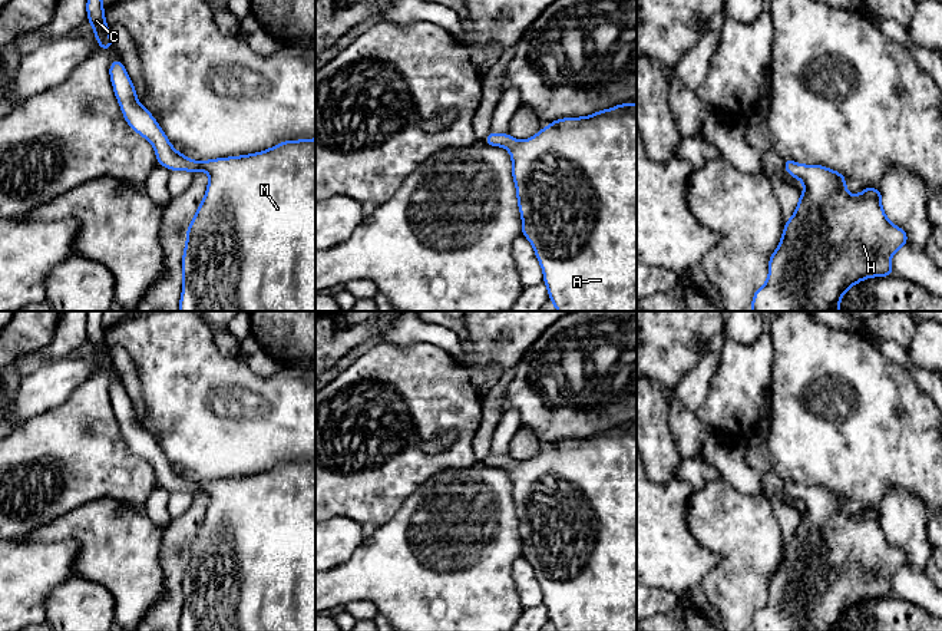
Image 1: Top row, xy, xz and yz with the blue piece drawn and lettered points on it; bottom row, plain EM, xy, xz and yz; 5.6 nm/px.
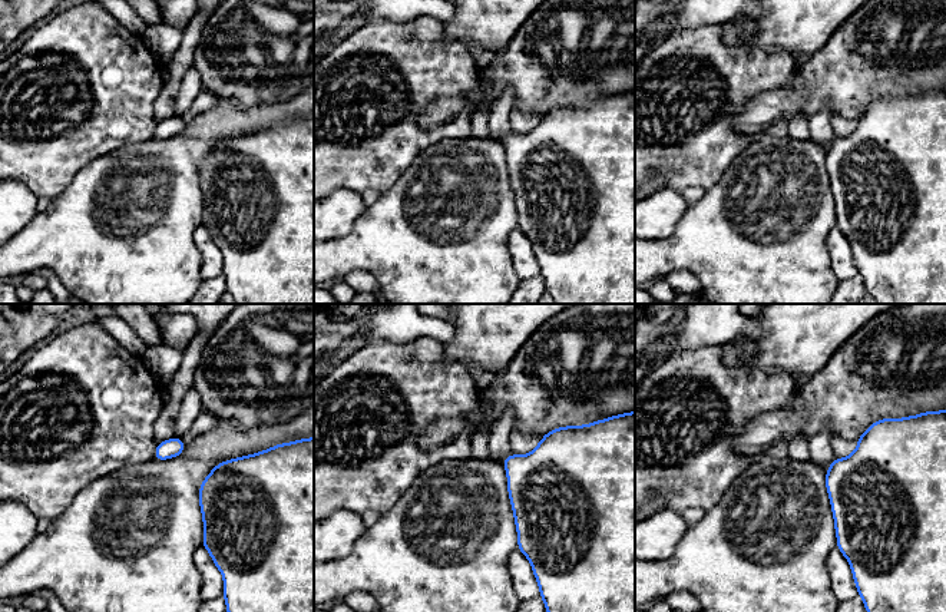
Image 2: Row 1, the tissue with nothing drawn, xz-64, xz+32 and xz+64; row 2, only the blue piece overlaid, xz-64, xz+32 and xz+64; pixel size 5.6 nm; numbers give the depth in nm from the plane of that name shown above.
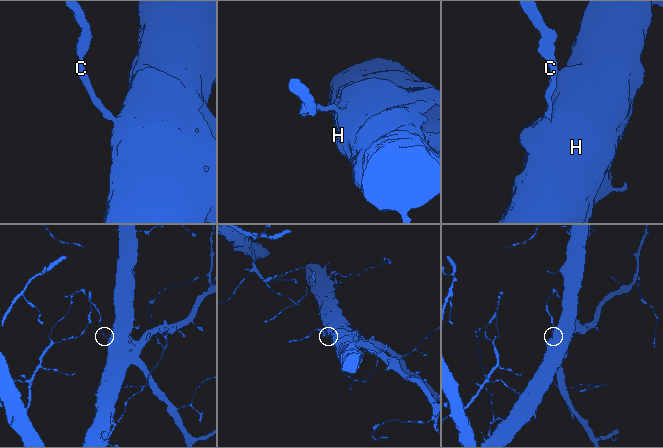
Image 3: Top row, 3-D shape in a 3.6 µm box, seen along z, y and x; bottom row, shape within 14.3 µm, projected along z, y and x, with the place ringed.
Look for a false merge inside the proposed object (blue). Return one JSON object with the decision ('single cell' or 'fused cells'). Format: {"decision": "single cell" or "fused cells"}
{"decision": "single cell"}

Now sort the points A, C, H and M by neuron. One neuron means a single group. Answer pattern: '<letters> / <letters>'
A C H M

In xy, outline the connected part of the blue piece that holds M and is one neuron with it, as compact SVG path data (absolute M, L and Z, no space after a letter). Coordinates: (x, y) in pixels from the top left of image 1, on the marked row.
M115 59L110 63L109 76L126 123L152 143L156 163L163 165L169 171L189 171L191 174L205 171L209 175L205 196L186 229L186 242L182 255L182 295L179 298L179 311L315 311L315 138L284 141L274 148L257 153L196 162L179 153L171 145L158 120L139 103L135 86L122 60Z

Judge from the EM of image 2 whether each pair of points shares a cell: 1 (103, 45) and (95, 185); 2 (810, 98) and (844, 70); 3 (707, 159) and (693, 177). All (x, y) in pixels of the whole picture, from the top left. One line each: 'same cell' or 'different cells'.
1: different cells
2: same cell
3: same cell

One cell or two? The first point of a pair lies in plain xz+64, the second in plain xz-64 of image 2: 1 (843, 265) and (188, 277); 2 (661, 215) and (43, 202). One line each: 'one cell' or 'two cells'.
1: two cells
2: two cells

